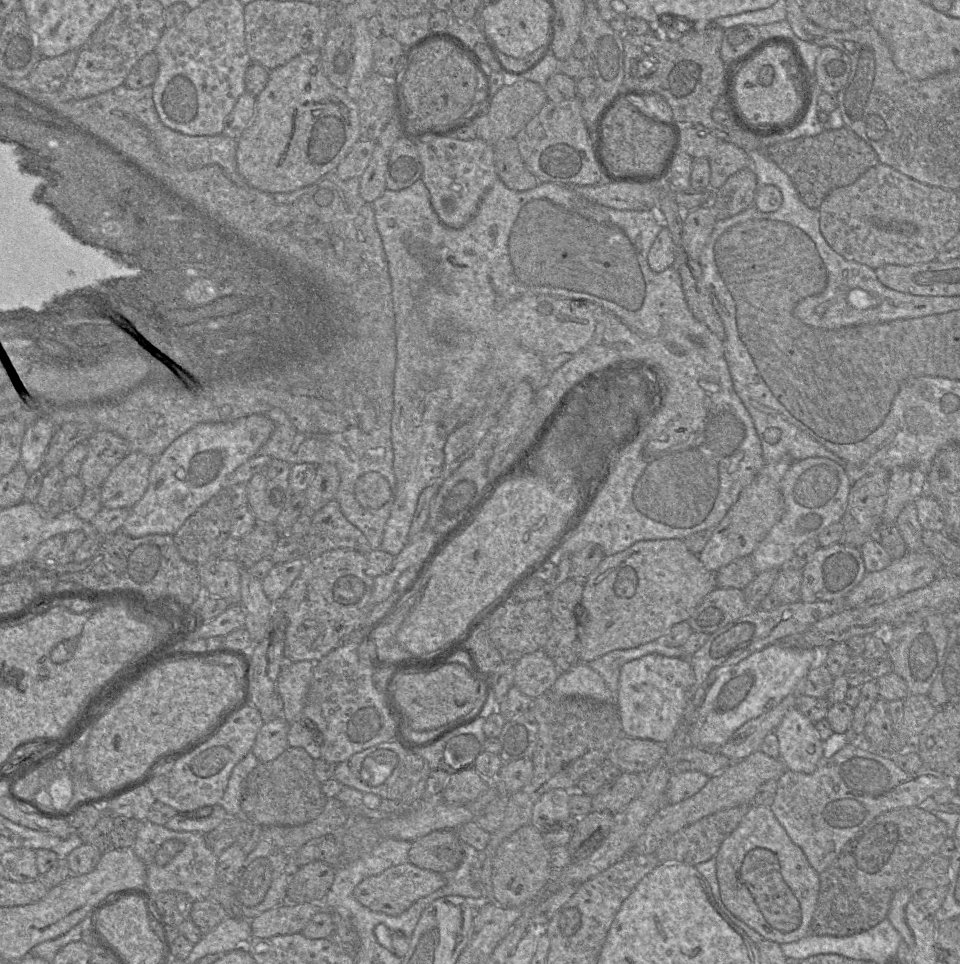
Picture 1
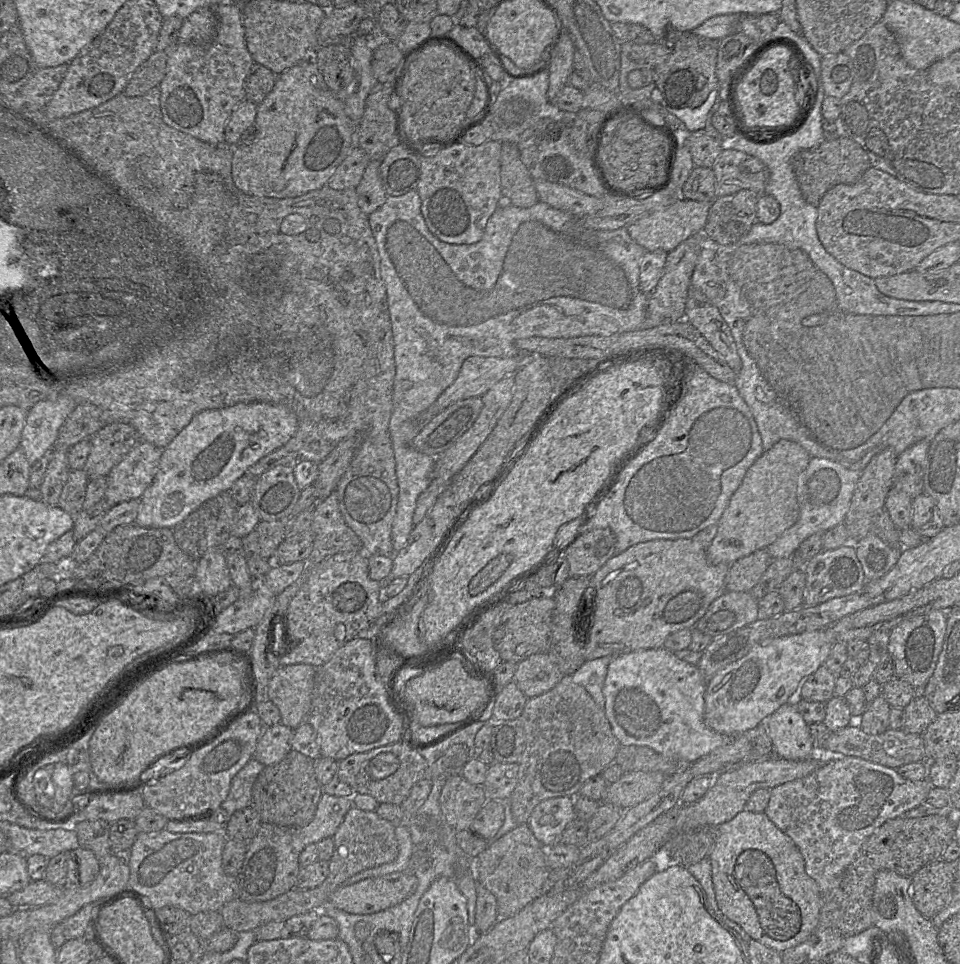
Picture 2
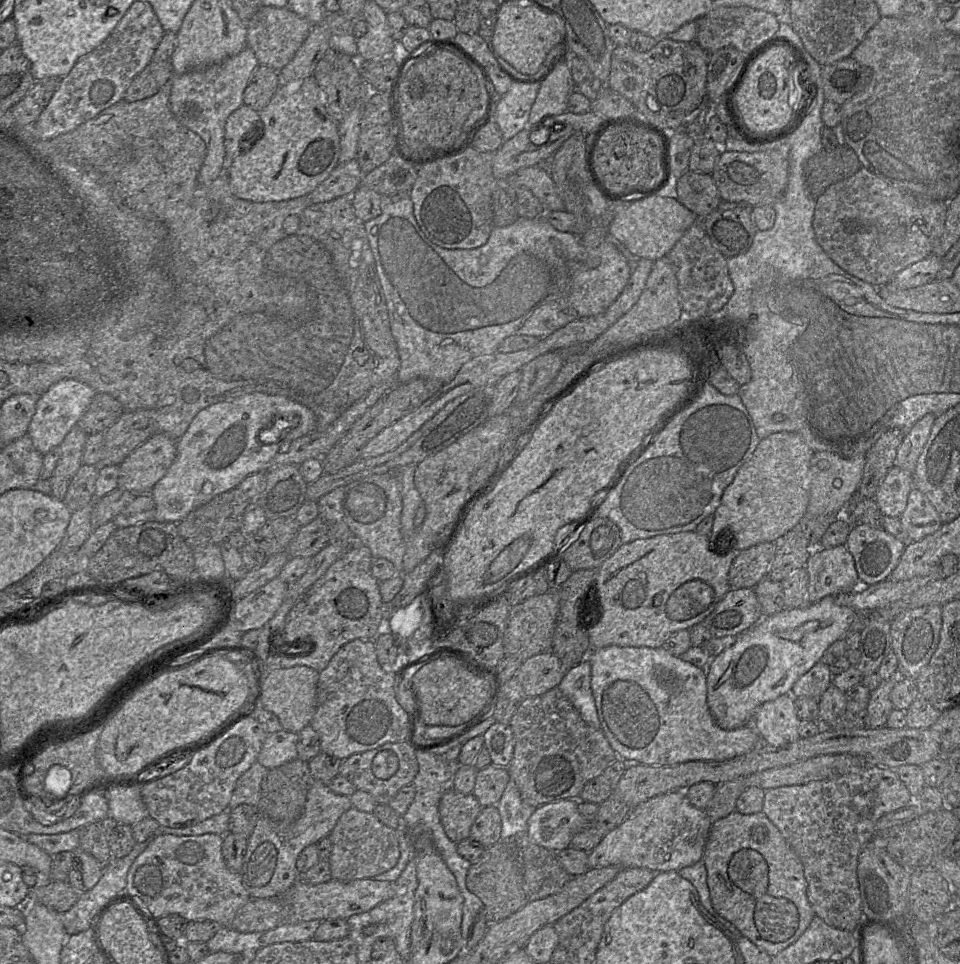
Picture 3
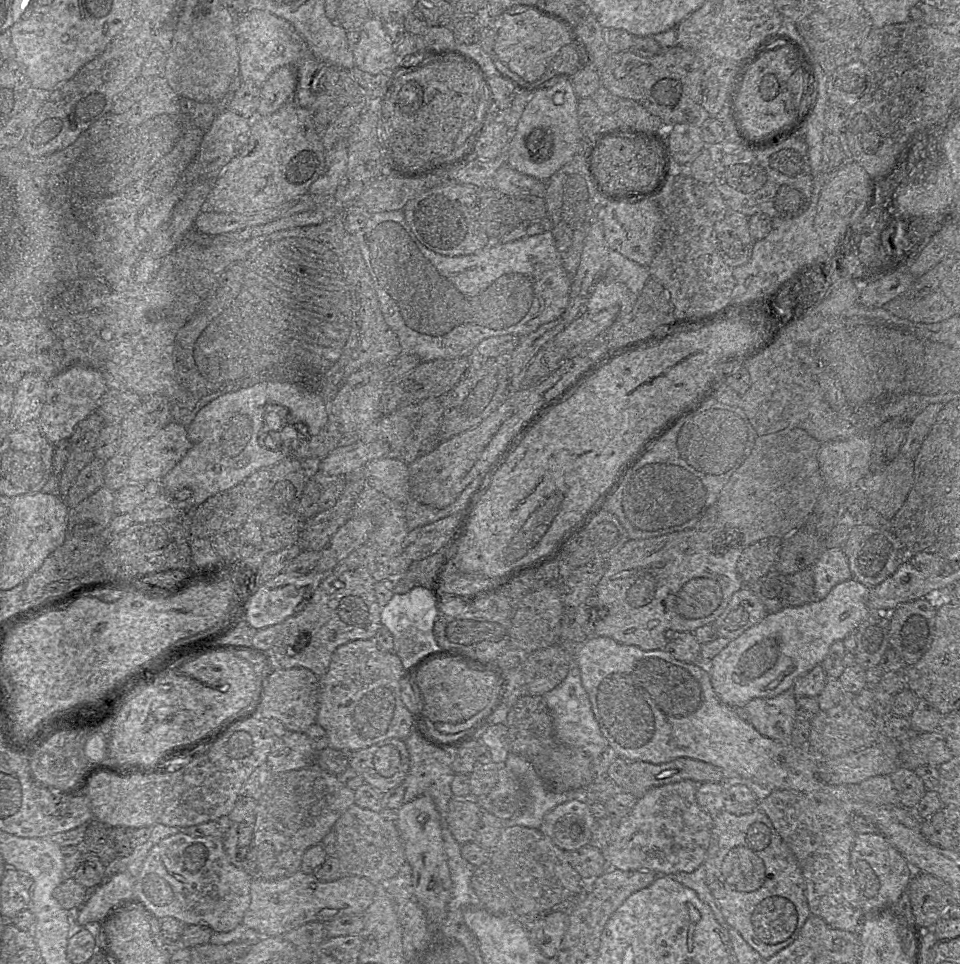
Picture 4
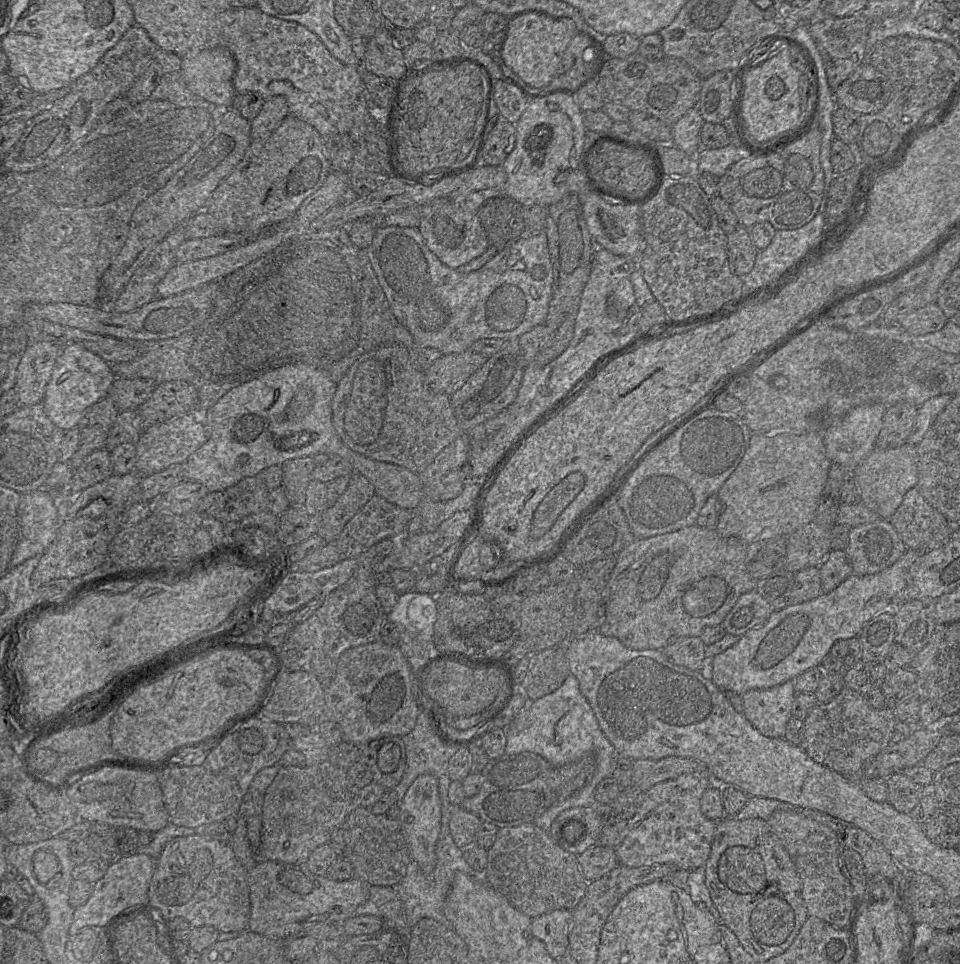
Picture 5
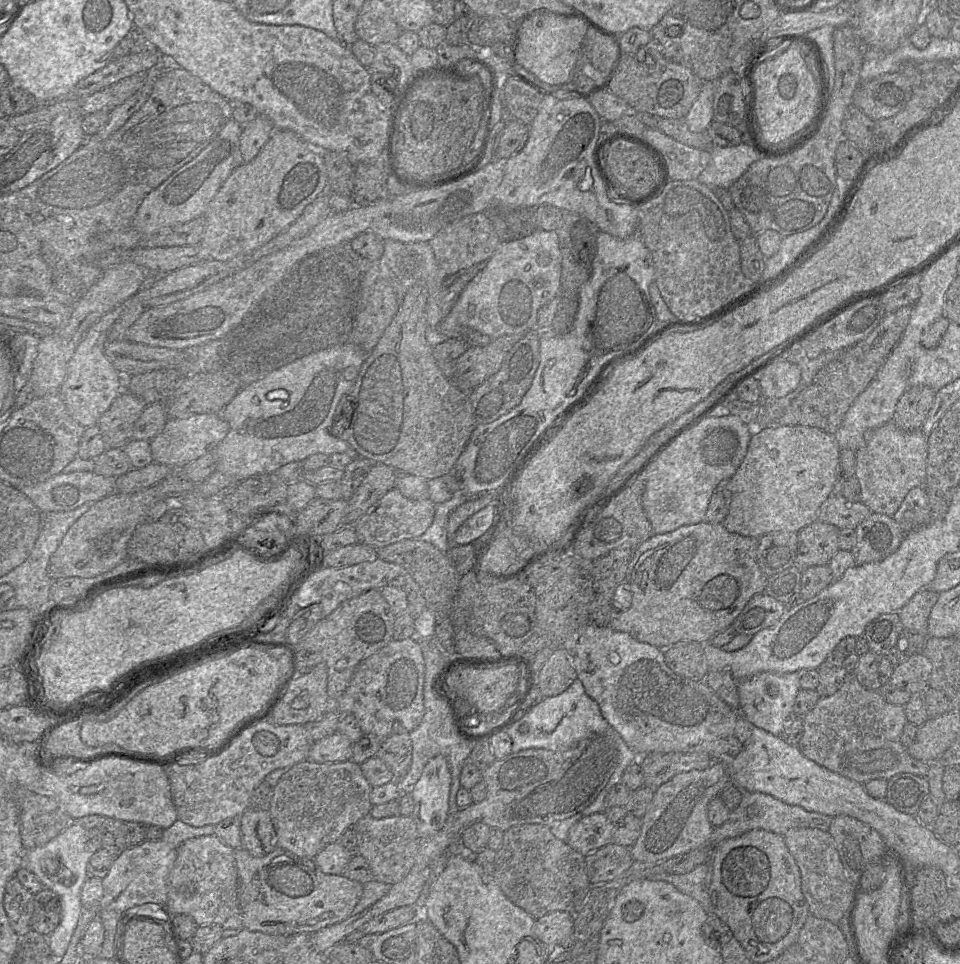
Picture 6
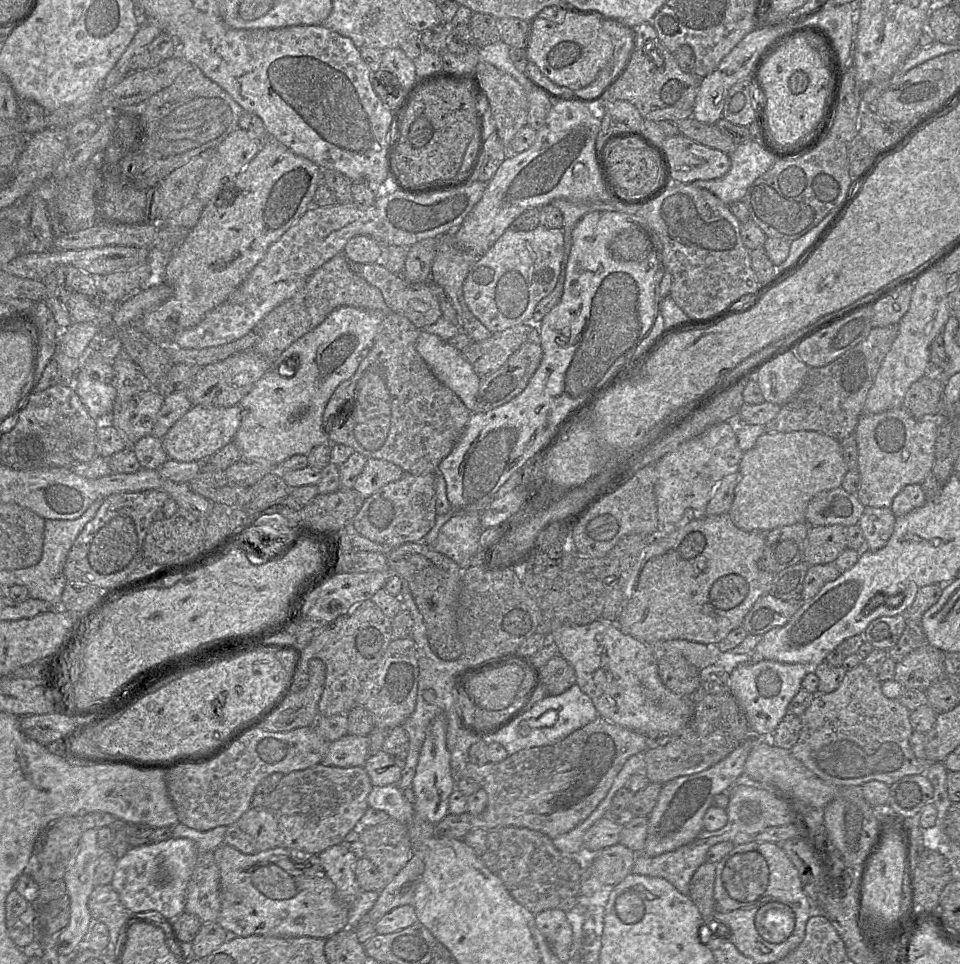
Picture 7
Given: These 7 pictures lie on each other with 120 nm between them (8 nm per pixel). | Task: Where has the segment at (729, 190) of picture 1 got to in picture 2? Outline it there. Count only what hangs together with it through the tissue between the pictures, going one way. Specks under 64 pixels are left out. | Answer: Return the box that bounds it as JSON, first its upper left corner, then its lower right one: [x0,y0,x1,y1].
[703,189,759,246]

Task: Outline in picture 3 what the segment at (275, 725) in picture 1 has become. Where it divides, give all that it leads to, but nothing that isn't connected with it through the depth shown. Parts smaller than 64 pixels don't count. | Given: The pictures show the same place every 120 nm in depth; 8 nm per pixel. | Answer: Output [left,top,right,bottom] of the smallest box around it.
[257,730,298,769]

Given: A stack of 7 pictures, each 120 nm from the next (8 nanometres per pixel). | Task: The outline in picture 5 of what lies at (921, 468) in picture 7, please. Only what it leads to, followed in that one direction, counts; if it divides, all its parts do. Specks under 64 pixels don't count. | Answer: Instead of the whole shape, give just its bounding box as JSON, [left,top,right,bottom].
[853,443,918,520]

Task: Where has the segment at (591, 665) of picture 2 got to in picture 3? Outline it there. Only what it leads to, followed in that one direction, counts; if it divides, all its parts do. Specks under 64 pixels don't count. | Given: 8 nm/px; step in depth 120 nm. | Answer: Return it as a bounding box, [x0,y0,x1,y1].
[558,660,602,730]

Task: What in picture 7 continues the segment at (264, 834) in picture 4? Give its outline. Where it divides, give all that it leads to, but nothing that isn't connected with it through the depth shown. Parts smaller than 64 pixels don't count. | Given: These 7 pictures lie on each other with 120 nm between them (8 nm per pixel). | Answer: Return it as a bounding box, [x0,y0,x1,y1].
[270,764,374,855]

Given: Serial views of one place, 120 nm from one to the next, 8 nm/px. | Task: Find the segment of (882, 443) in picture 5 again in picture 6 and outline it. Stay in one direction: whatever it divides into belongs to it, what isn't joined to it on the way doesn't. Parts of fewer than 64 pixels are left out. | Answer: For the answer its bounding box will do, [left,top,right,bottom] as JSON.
[892,385,936,431]

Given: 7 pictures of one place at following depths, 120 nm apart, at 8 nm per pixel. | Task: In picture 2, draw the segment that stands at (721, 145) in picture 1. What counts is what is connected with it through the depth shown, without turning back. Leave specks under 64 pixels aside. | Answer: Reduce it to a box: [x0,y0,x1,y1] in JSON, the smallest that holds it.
[714,148,769,197]

